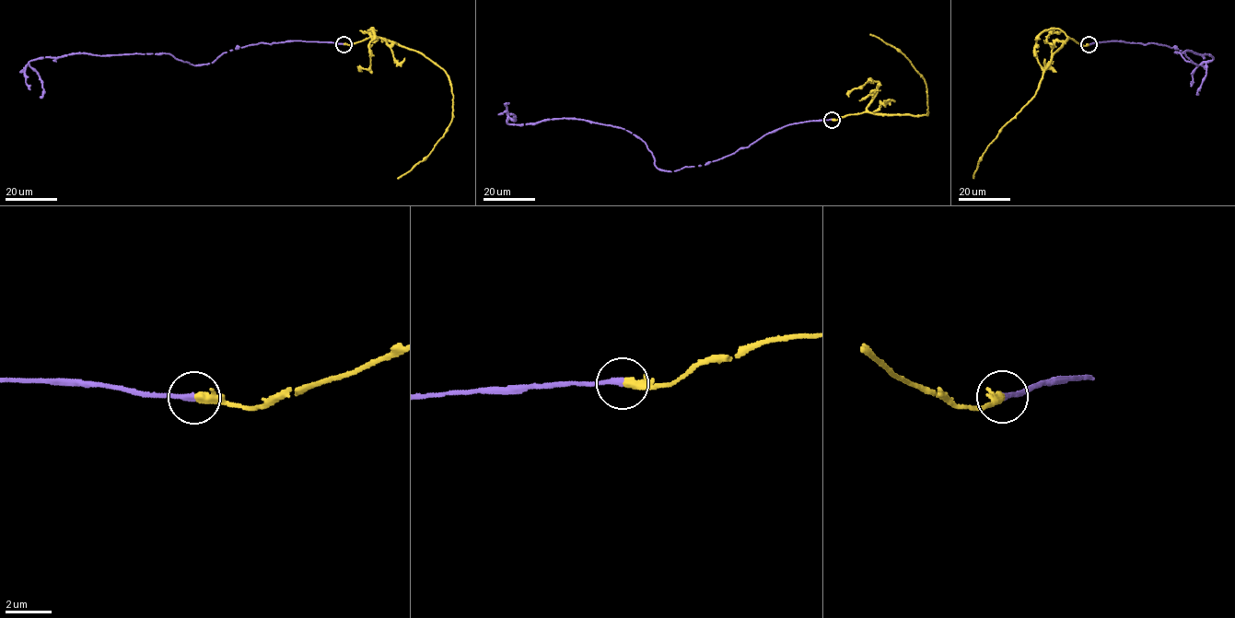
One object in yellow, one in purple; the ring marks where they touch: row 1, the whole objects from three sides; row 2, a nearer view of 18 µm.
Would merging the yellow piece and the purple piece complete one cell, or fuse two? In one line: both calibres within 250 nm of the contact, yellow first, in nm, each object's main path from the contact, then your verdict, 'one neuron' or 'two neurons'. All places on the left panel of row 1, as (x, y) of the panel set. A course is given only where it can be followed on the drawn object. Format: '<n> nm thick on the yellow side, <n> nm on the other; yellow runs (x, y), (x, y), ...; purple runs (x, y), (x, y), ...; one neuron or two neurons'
400 nm thick on the yellow side, 280 nm on the other; yellow runs (343, 43), (373, 36), (392, 40), (422, 52), (448, 76), (453, 97), (448, 131), (429, 155), (397, 179); purple runs (343, 43), (260, 42), (194, 65), (168, 53), (42, 56), (28, 63), (42, 84), (40, 98); one neuron

